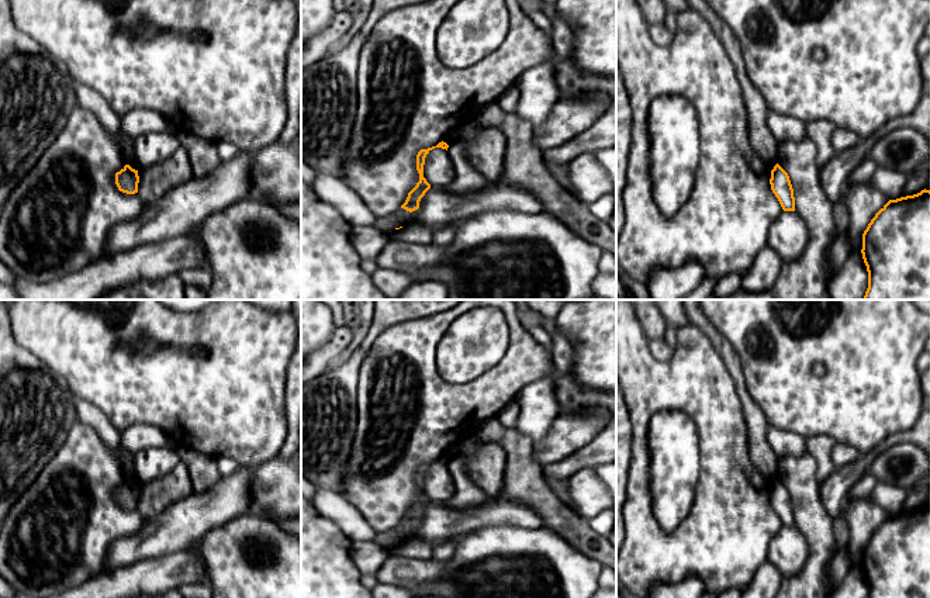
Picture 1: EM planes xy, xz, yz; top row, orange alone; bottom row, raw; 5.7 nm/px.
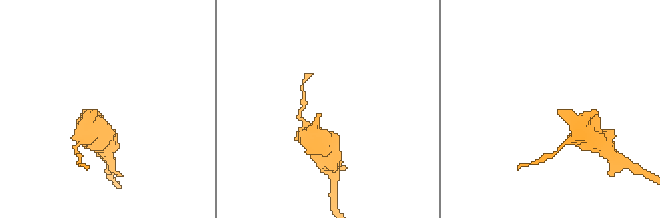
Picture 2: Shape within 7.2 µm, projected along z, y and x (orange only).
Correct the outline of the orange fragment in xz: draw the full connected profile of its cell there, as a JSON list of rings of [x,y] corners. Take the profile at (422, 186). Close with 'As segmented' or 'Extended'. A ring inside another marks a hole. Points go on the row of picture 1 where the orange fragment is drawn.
[[[439,142],[436,146],[428,148],[428,149],[421,149],[416,155],[416,170],[419,173],[419,182],[416,186],[408,193],[408,197],[405,203],[401,205],[401,208],[412,212],[419,208],[419,201],[425,196],[425,193],[431,189],[431,184],[426,182],[423,177],[423,165],[425,165],[425,158],[426,155],[435,149],[435,148],[442,148],[446,149],[449,145],[446,142]]]. As segmented

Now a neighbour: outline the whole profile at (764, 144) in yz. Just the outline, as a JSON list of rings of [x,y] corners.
[[[687,0],[688,8],[696,10],[711,25],[726,49],[737,75],[749,118],[750,142],[756,153],[771,170],[778,163],[778,141],[767,124],[768,107],[760,91],[751,83],[743,52],[733,30],[712,10],[705,0]]]

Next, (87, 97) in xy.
[[[76,83],[76,97],[77,104],[94,114],[115,144],[122,149],[120,136],[121,117],[111,108],[110,103],[91,87],[80,83]]]

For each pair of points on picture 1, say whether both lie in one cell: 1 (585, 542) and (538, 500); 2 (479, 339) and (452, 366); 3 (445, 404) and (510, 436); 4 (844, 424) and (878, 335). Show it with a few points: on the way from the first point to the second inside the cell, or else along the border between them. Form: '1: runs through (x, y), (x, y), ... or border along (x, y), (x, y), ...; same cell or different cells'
1: runs through (574, 531), (549, 507); same cell
2: runs through (472, 346), (459, 359); same cell
3: border along (495, 417), (486, 421), (476, 432); different cells
4: runs through (863, 401), (871, 390), (871, 358); same cell

